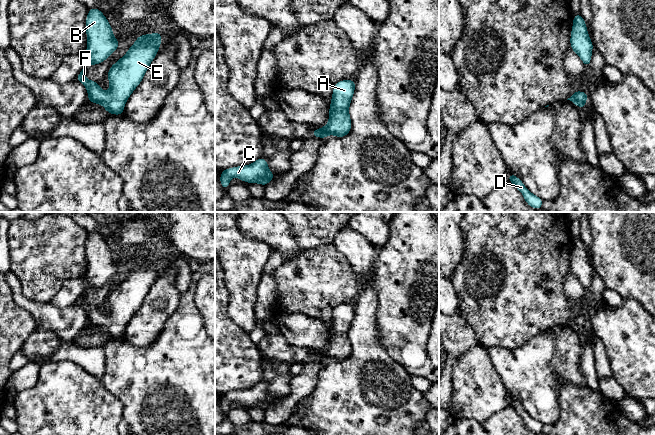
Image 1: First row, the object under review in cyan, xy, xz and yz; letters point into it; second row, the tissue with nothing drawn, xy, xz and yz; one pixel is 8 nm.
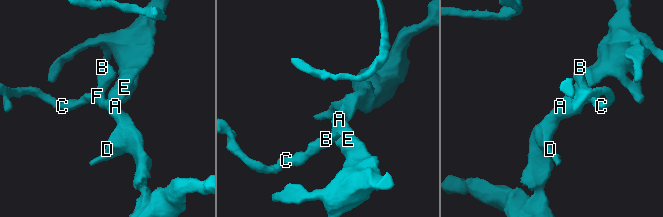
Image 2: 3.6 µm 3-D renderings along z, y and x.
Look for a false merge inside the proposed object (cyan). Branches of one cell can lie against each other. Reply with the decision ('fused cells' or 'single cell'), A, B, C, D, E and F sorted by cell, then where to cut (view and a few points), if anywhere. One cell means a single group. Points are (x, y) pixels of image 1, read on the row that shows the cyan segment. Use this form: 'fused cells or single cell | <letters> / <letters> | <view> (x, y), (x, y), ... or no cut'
single cell | A B C D E F | no cut

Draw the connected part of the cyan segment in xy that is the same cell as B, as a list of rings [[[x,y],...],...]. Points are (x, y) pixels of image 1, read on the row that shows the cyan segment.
[[[98,8],[89,9],[86,18],[86,35],[88,40],[85,63],[82,71],[75,79],[86,87],[89,102],[102,105],[106,112],[110,114],[123,115],[126,101],[143,80],[151,62],[159,51],[162,35],[157,32],[141,35],[136,38],[135,43],[128,49],[127,53],[110,67],[107,73],[110,88],[107,92],[100,88],[98,82],[88,80],[84,74],[87,65],[97,65],[102,63],[119,47],[119,40],[114,37],[112,27],[110,26],[107,18]]]

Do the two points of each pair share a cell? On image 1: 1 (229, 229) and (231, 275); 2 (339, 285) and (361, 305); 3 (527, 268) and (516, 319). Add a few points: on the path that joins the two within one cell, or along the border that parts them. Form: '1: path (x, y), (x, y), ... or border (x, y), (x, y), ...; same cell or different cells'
1: path (229, 240), (231, 245), (231, 264); same cell
2: border (363, 278), (365, 287), (354, 303); different cells
3: path (516, 281), (516, 306); same cell

